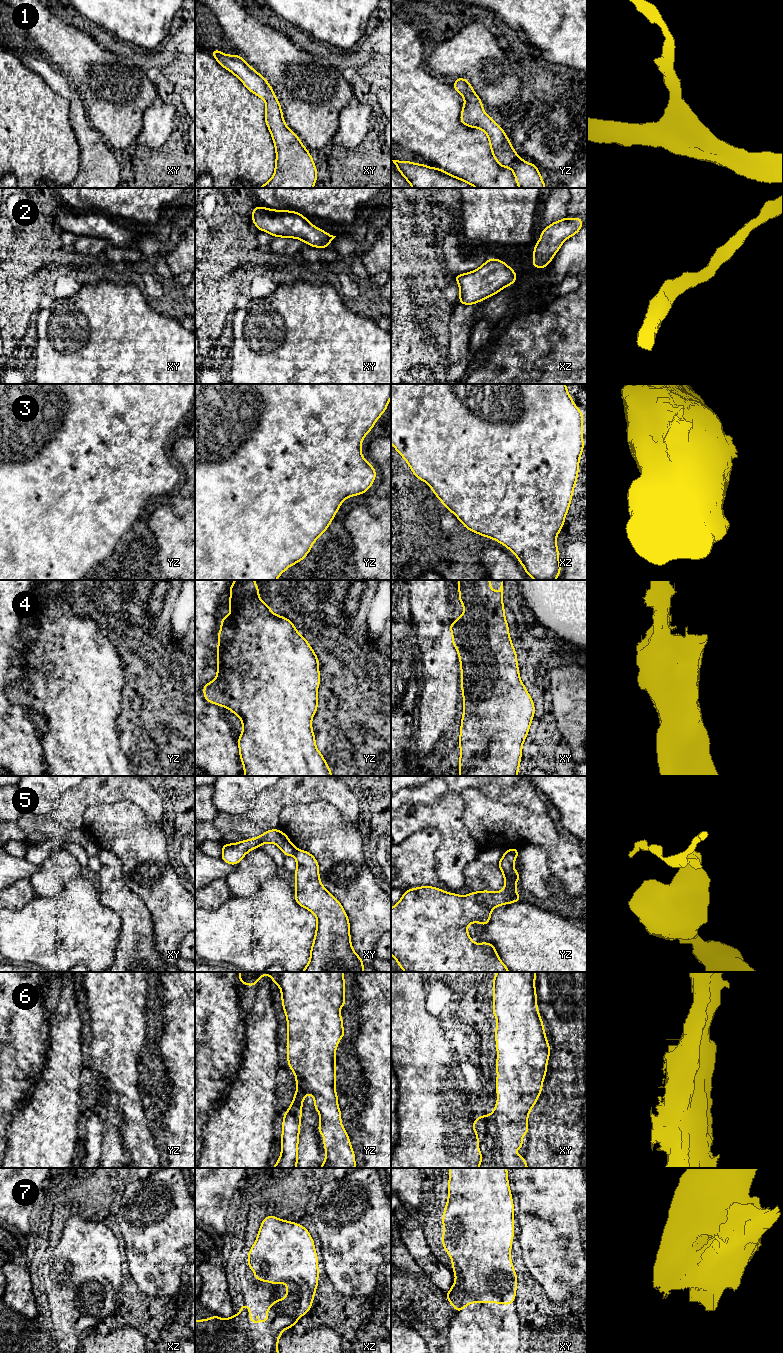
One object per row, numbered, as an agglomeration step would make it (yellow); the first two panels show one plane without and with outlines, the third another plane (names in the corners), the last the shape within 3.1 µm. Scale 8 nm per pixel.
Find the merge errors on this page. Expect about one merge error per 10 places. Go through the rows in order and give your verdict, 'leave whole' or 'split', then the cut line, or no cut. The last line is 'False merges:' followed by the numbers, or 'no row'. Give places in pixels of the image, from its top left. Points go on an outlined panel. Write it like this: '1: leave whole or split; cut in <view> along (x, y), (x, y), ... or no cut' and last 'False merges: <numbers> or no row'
1: leave whole; no cut
2: leave whole; no cut
3: leave whole; no cut
4: leave whole; no cut
5: split; cut in xy along (297, 849), (294, 854)
6: leave whole; no cut
7: leave whole; no cut
False merges: 5

